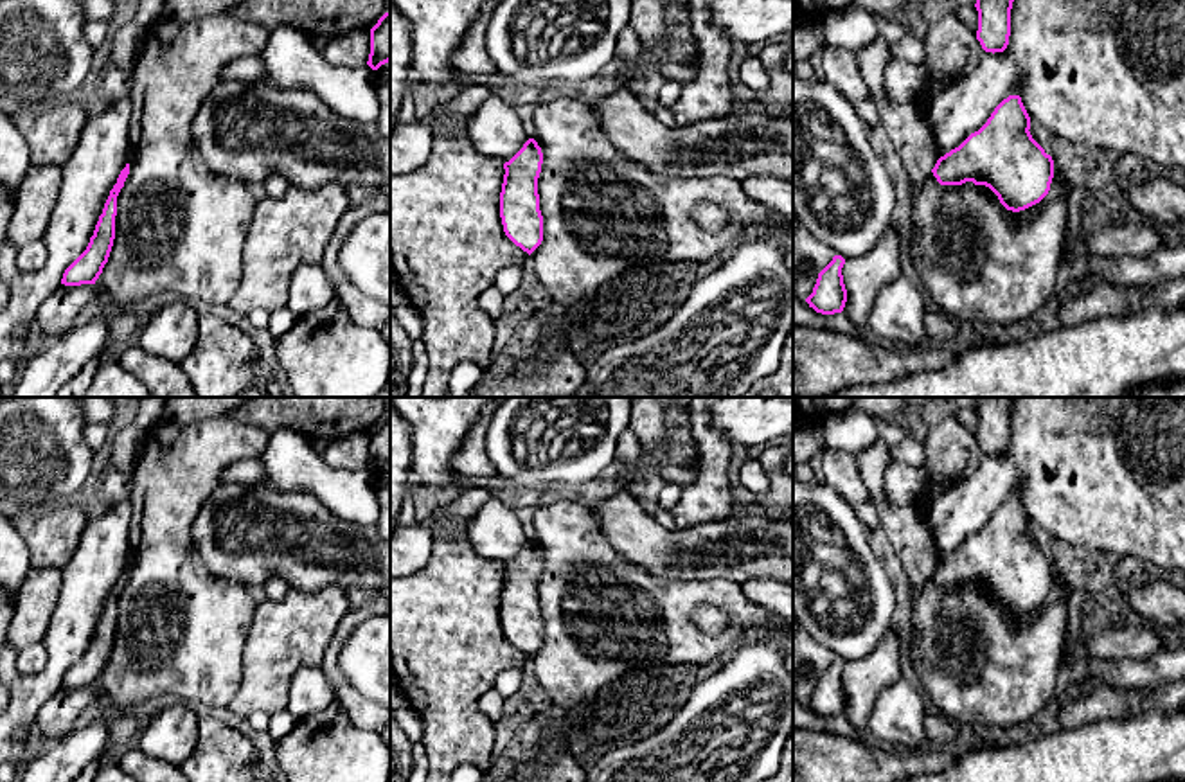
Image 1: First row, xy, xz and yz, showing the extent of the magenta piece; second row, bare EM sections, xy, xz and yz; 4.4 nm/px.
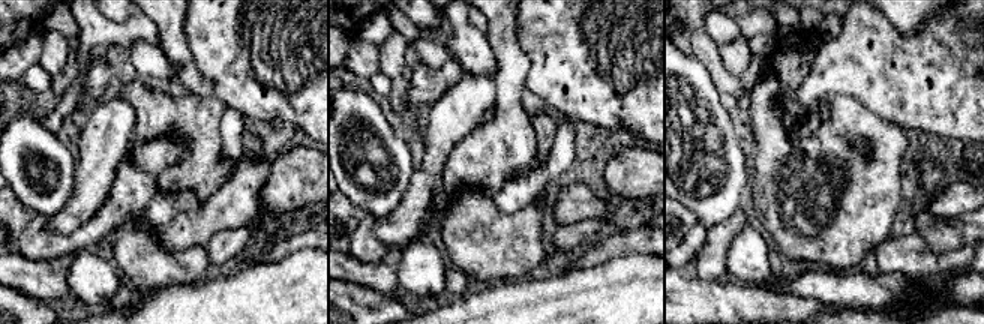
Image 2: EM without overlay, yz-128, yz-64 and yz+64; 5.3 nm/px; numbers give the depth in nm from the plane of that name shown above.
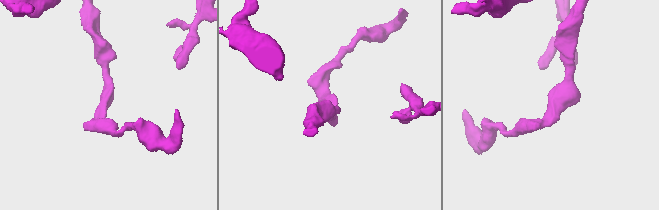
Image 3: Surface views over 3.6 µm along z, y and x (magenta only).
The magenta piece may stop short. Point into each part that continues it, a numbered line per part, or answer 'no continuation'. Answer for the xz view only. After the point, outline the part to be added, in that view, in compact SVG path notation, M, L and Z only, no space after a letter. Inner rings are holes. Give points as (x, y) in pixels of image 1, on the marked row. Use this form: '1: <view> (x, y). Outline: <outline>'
1: xz (524, 112). Outline: M536 104L516 106L516 113L518 113L520 120L523 122L523 128L525 128L529 138L536 137L536 129L534 129L534 124L532 124L532 113L534 113L536 108L538 108Z

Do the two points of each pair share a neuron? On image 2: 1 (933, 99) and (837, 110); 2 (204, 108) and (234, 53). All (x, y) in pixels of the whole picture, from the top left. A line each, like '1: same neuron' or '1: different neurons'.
1: different neurons
2: different neurons

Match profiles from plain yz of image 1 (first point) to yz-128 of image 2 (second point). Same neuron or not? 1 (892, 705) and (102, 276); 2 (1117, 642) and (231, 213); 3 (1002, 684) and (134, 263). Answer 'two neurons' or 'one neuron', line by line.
1: one neuron
2: one neuron
3: one neuron

